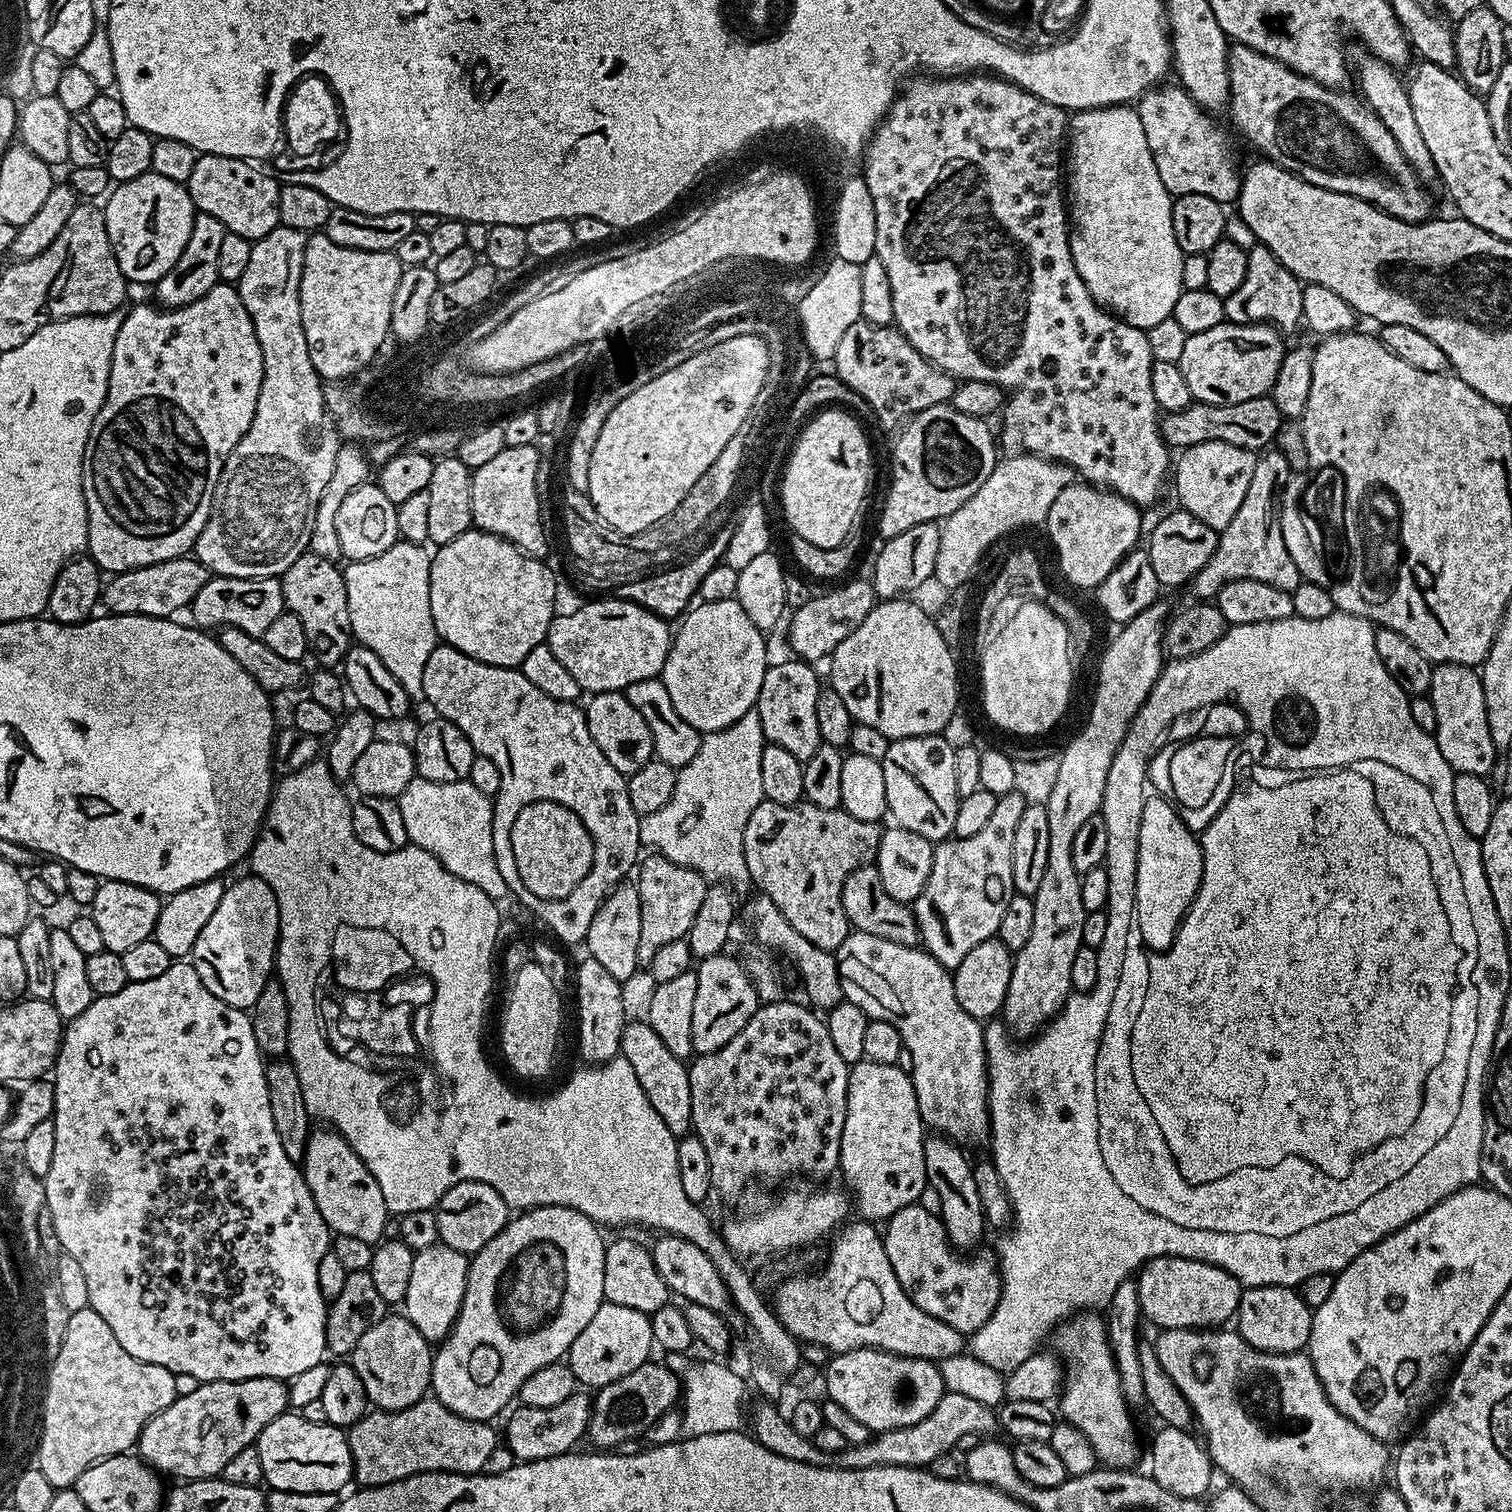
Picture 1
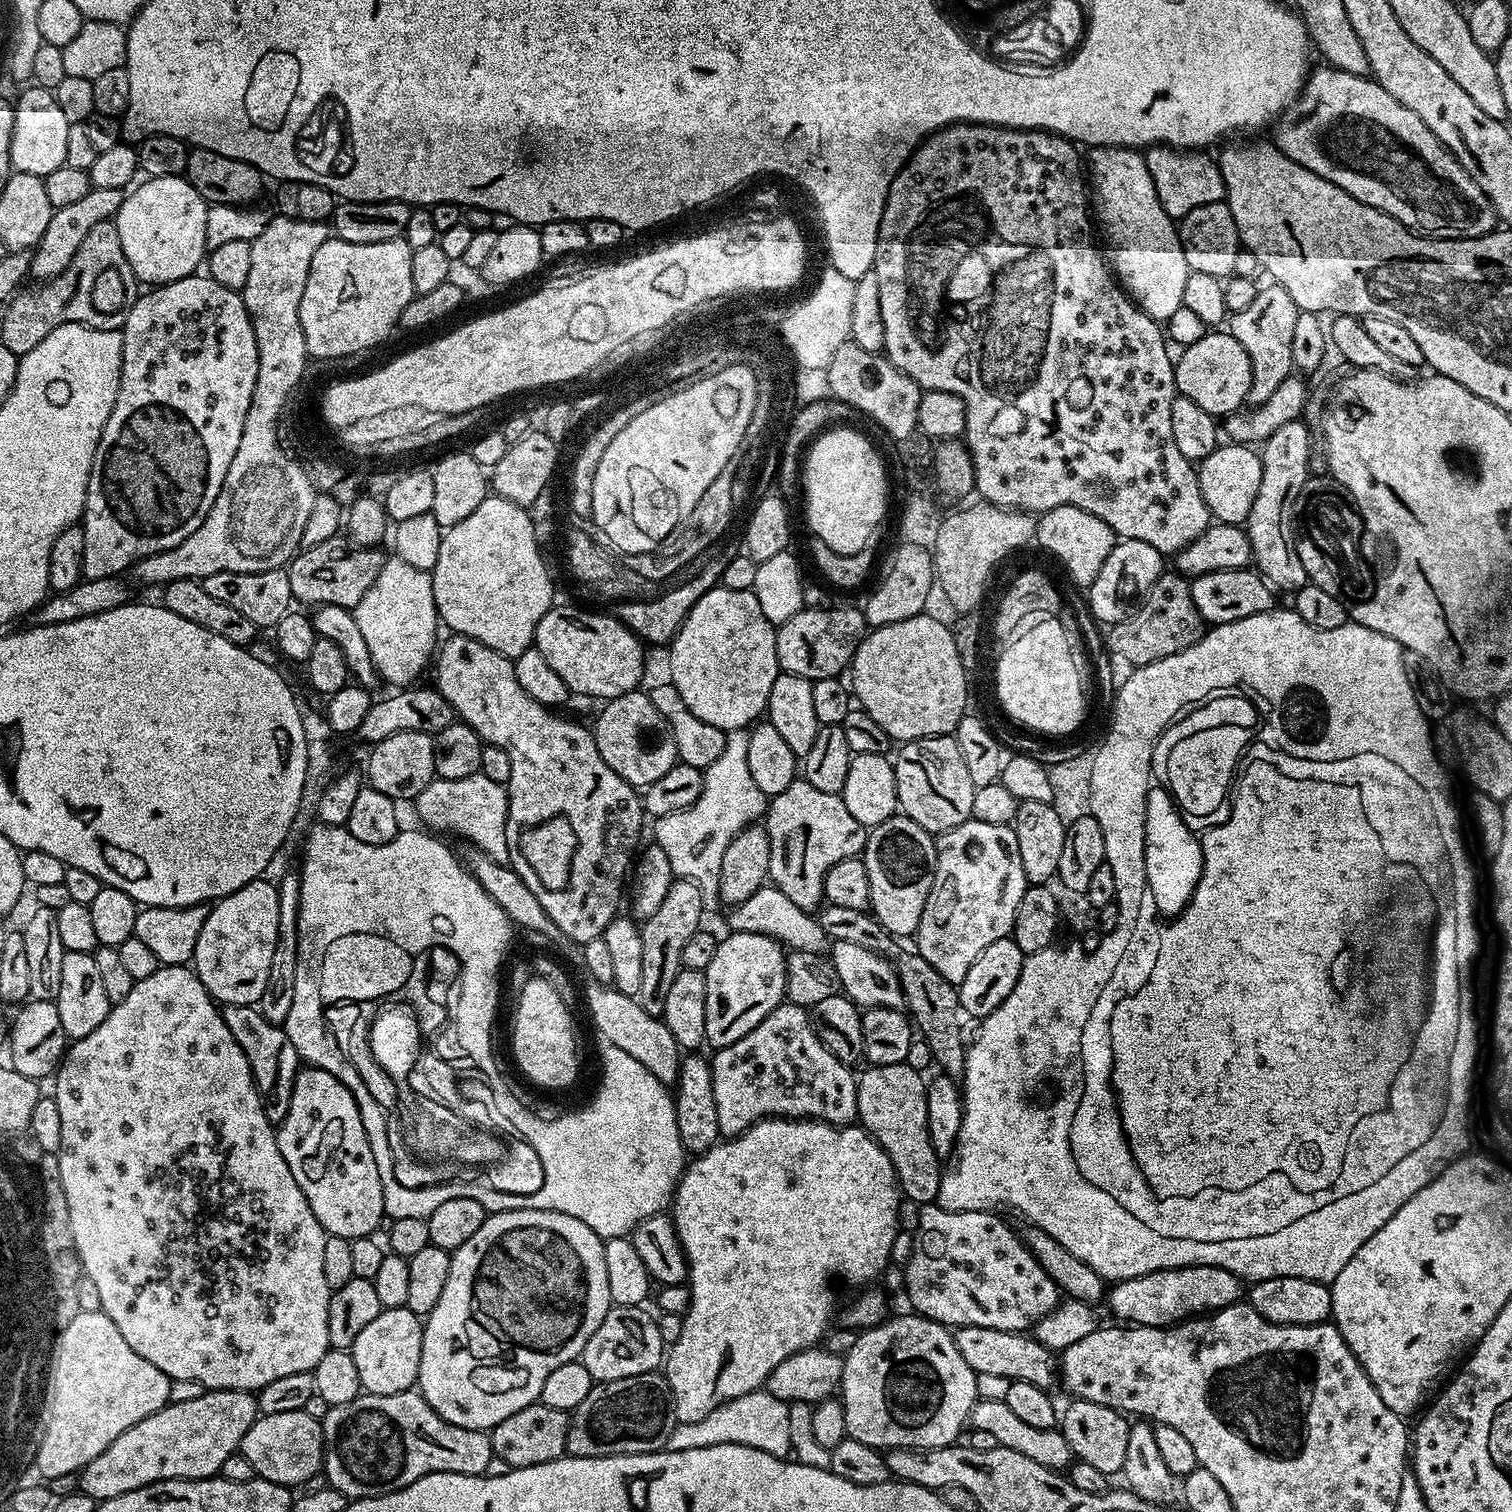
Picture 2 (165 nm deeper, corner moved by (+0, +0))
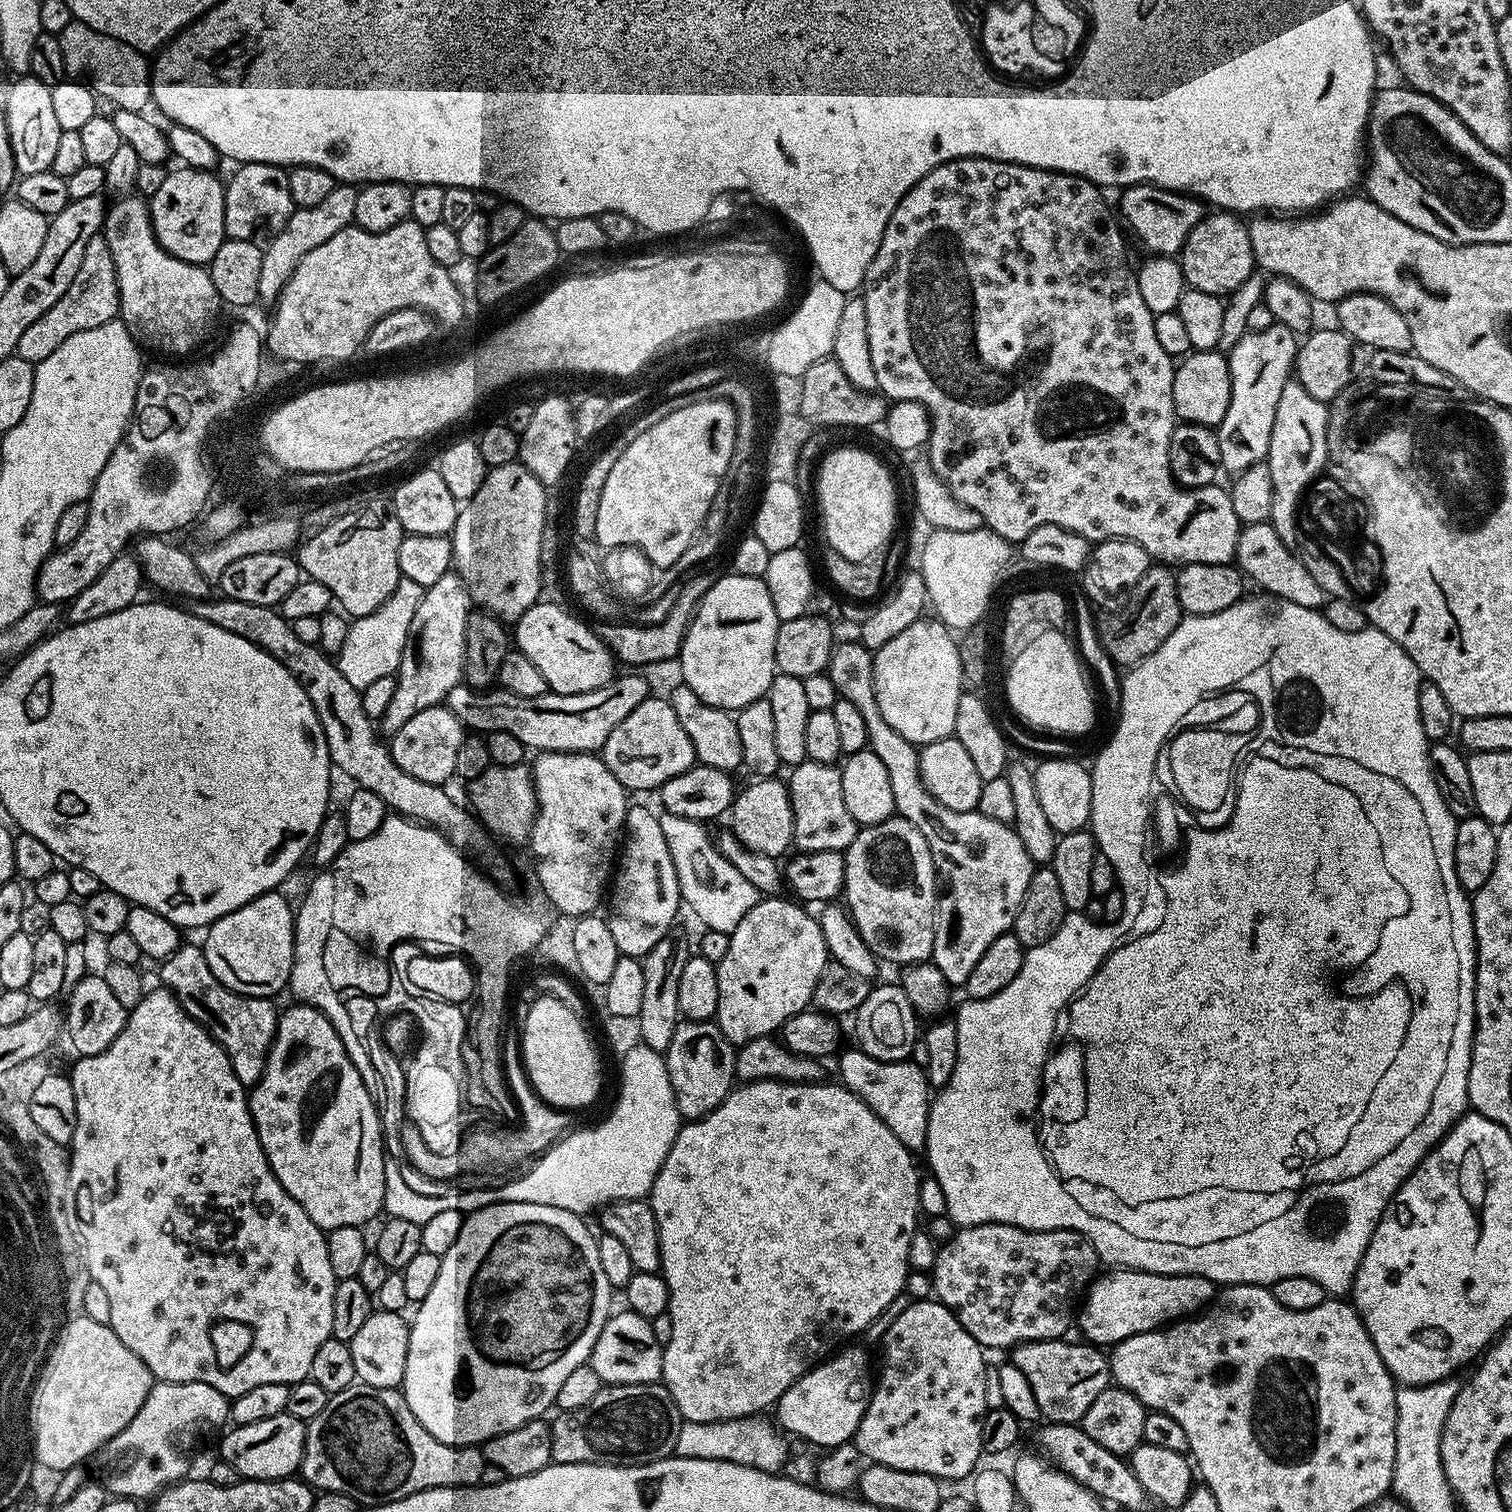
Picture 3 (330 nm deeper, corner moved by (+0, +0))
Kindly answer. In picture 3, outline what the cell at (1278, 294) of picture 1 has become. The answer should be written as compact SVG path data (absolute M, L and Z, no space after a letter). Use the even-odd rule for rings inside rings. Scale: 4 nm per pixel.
M1273 322L1266 330L1245 332L1227 353L1232 379L1230 406L1226 406L1226 414L1216 428L1220 466L1225 473L1242 473L1267 457L1270 430L1274 430L1274 410L1278 406L1278 398L1282 398L1282 390L1293 375L1297 347L1297 333Z

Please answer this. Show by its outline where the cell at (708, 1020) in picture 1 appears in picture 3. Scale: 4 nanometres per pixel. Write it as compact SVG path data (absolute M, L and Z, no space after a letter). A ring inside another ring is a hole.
M762 898L748 911L746 918L729 935L726 958L716 965L718 974L718 1010L714 1023L726 1034L732 1045L739 1046L754 1038L772 1036L794 1014L805 1011L812 1003L812 995L824 968L830 961L826 938L822 938L819 919L807 912L807 907L791 899Z

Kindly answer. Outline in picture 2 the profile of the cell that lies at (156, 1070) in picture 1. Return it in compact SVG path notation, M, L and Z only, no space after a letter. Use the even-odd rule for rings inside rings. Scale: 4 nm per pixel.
M169 964L157 968L154 974L150 974L150 978L135 981L130 994L126 994L126 998L122 1002L109 1007L106 1018L102 1018L102 1026L90 1030L90 1034L86 1034L86 1038L73 1040L67 1045L58 1065L58 1071L55 1073L55 1080L54 1099L58 1102L58 1114L62 1121L62 1142L58 1153L58 1170L60 1171L62 1190L65 1191L66 1196L64 1204L69 1208L72 1245L76 1248L76 1254L80 1258L83 1275L91 1278L94 1286L98 1289L100 1311L110 1318L110 1322L114 1322L114 1326L118 1326L118 1330L122 1333L122 1338L126 1338L130 1350L134 1350L134 1354L142 1354L142 1358L146 1358L146 1362L154 1362L154 1366L158 1366L158 1370L162 1370L162 1374L166 1374L169 1380L196 1380L208 1390L225 1388L226 1390L255 1393L262 1386L266 1386L266 1382L274 1382L274 1378L282 1378L286 1374L311 1372L322 1358L322 1354L326 1354L330 1347L326 1318L328 1317L328 1303L332 1297L332 1292L326 1282L326 1274L322 1274L322 1254L326 1251L328 1233L320 1225L318 1218L314 1218L314 1210L310 1210L310 1202L306 1202L306 1194L302 1194L302 1186L298 1186L298 1182L294 1182L294 1174L290 1174L290 1166L286 1166L286 1158L282 1158L282 1150L278 1150L276 1128L266 1118L264 1103L256 1088L256 1079L252 1077L250 1062L246 1062L246 1054L242 1054L242 1046L238 1046L238 1042L234 1042L234 1034L230 1034L230 1026L226 1026L223 1011L218 1007L217 1001L213 1000L212 995L208 993L206 986L202 986L195 971L182 964Z

